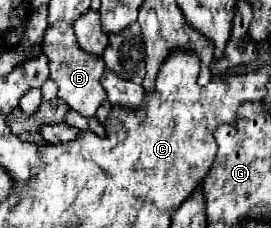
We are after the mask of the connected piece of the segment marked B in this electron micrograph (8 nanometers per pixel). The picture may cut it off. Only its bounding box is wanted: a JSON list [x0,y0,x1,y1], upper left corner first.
[41,21,107,117]

